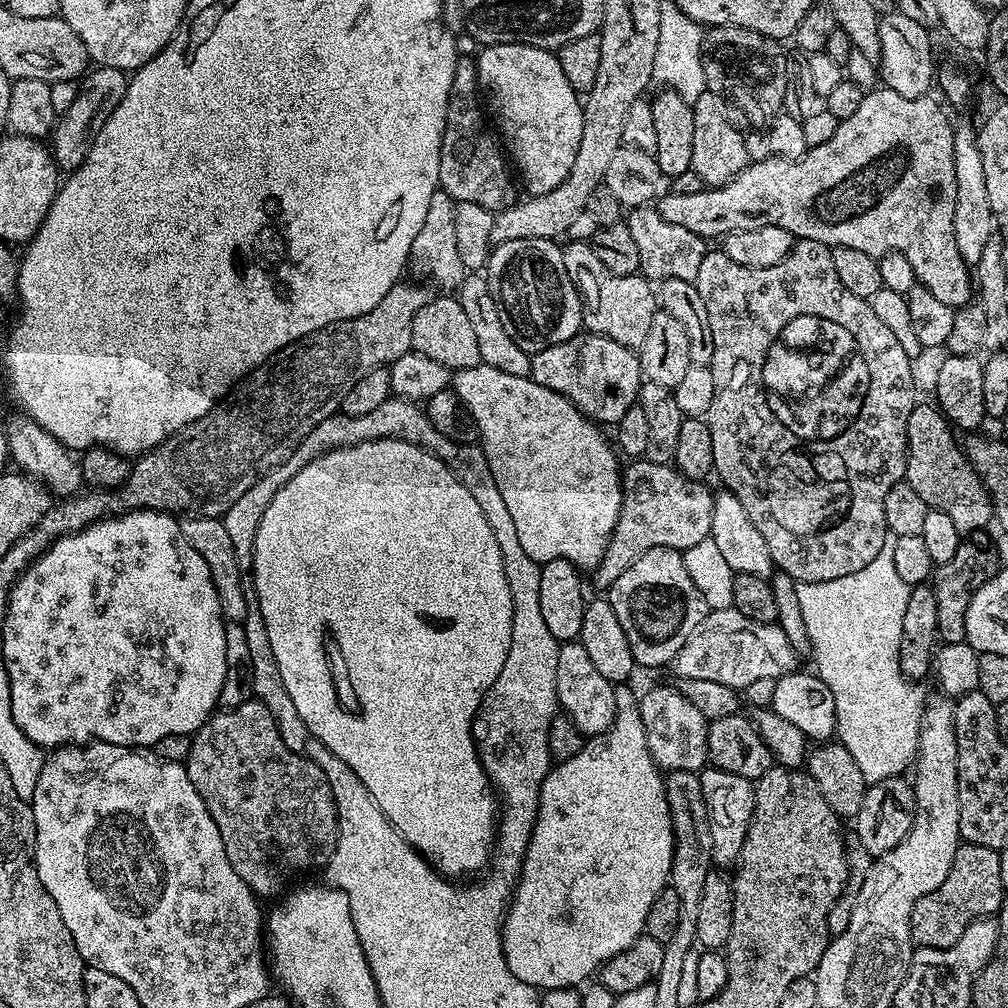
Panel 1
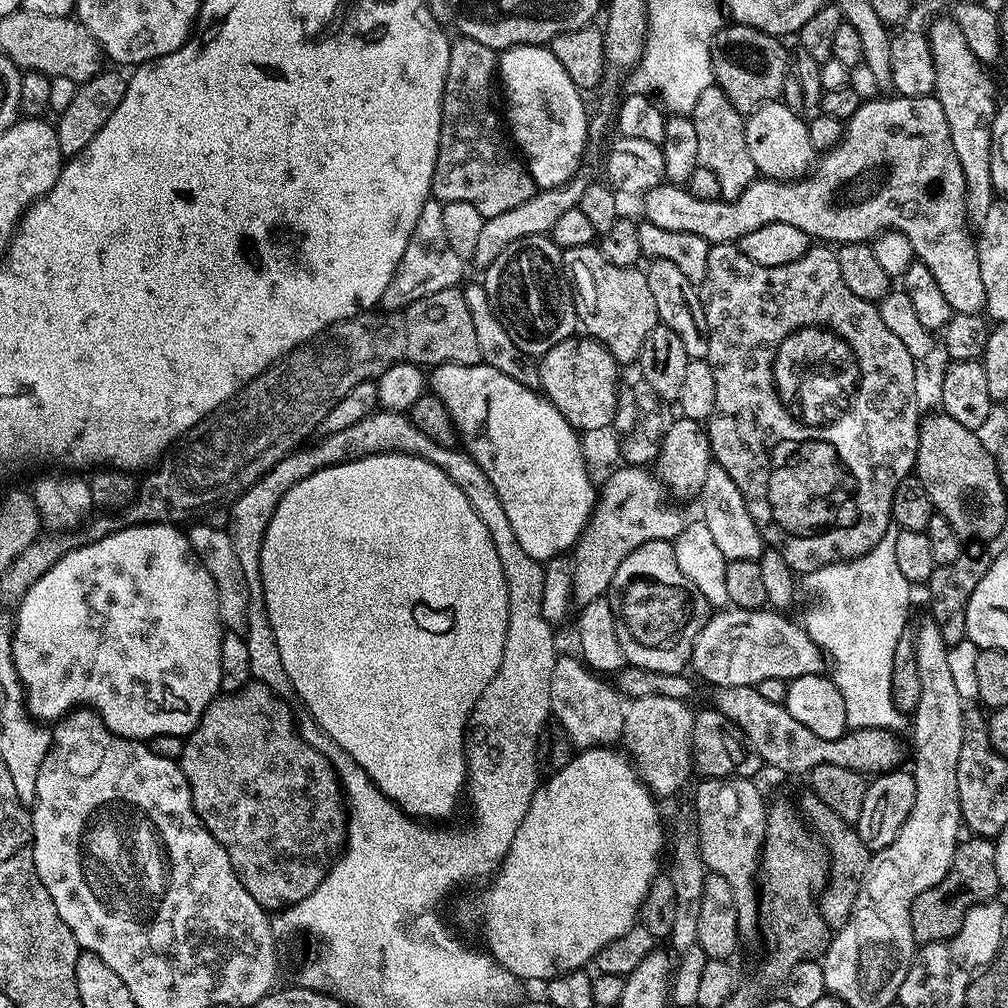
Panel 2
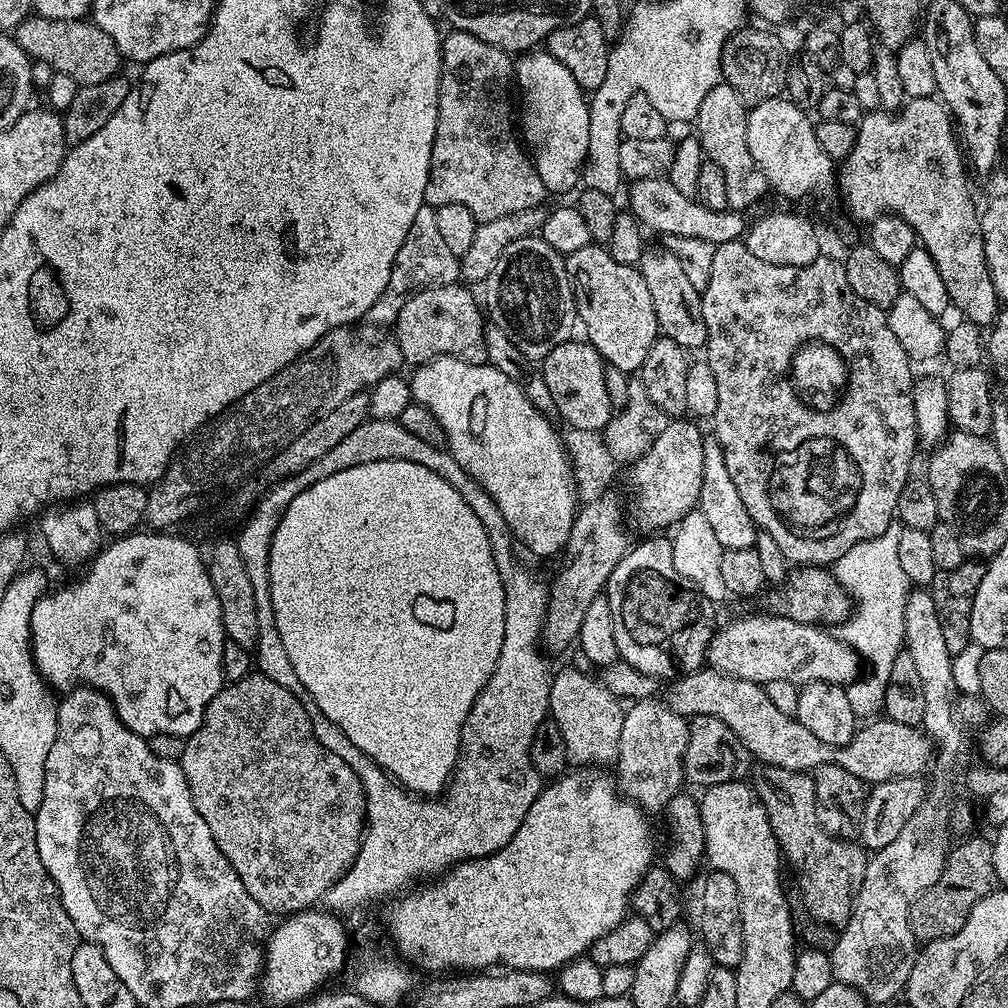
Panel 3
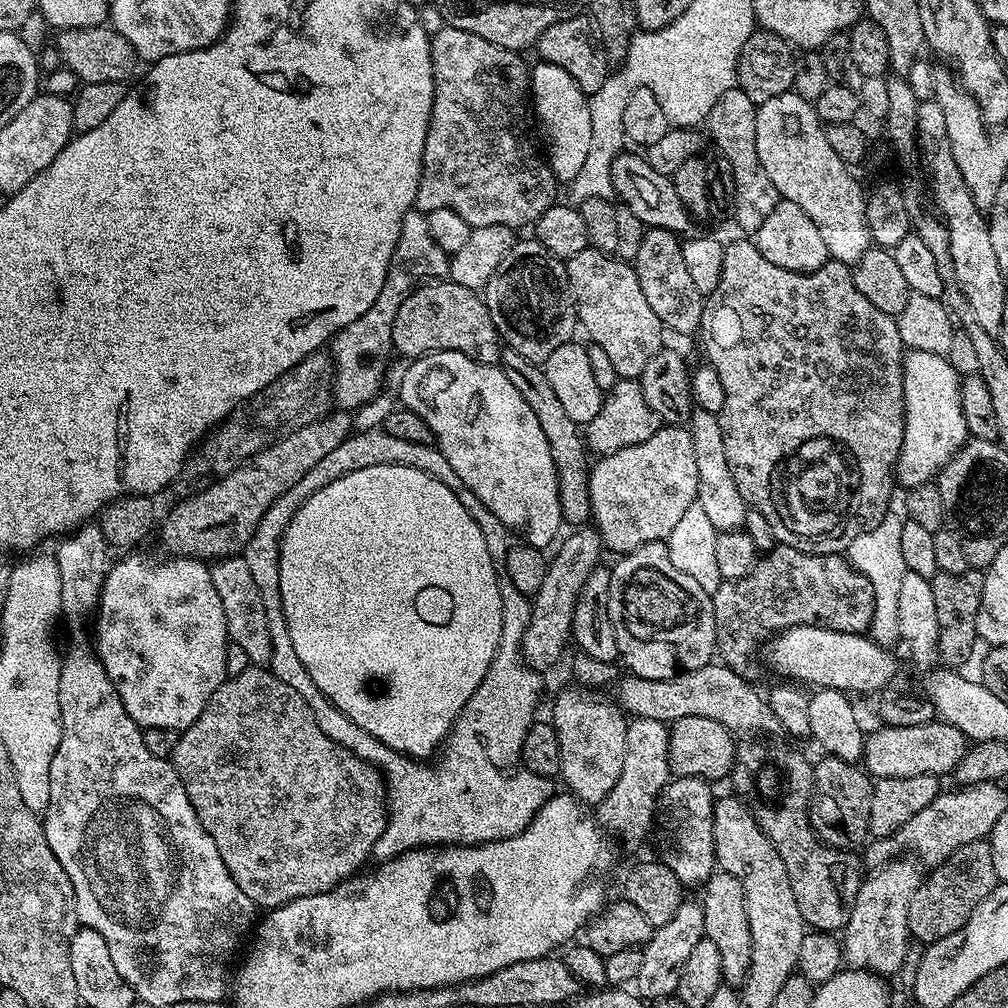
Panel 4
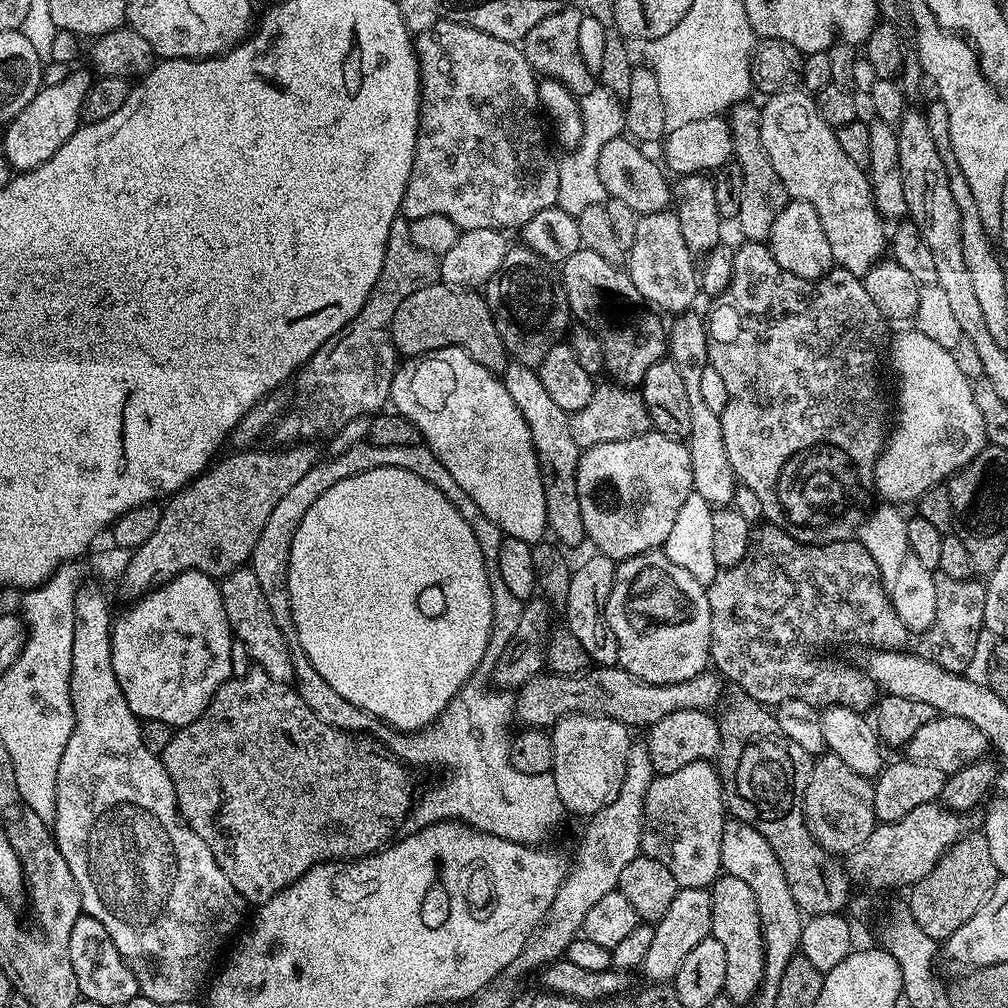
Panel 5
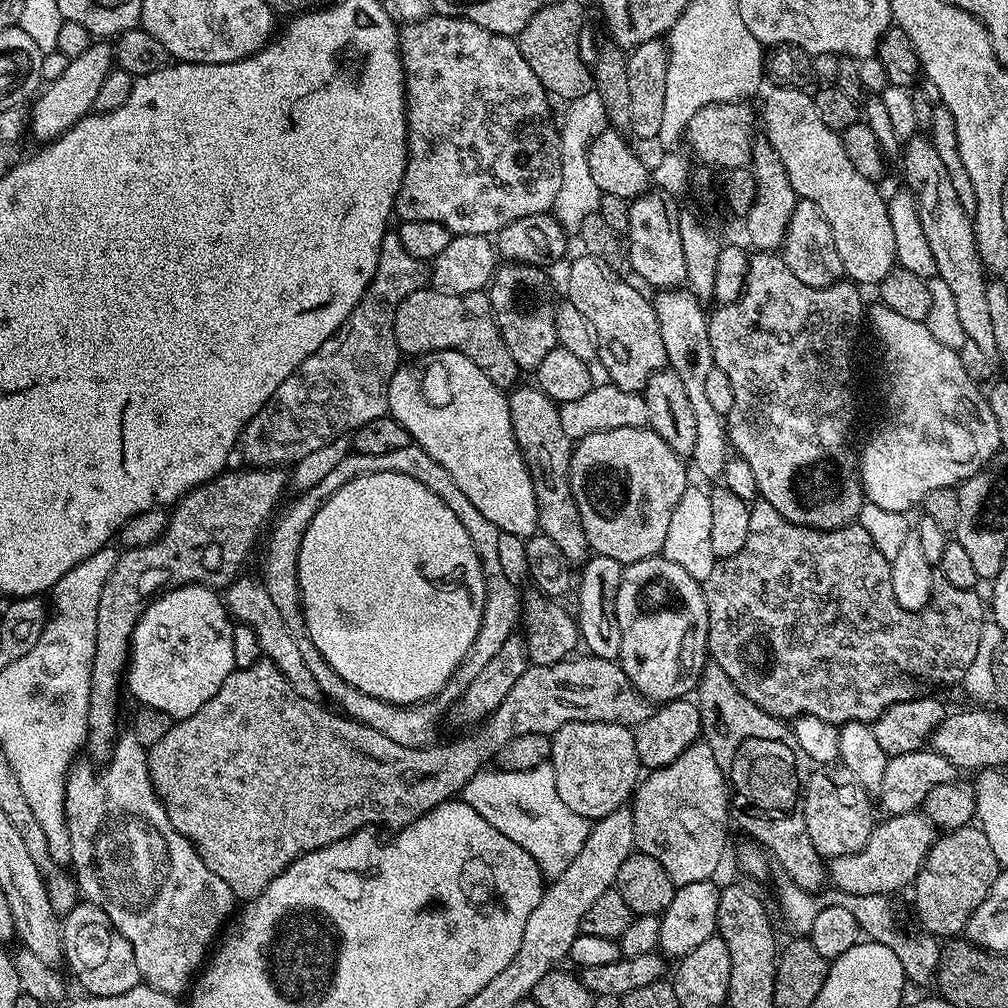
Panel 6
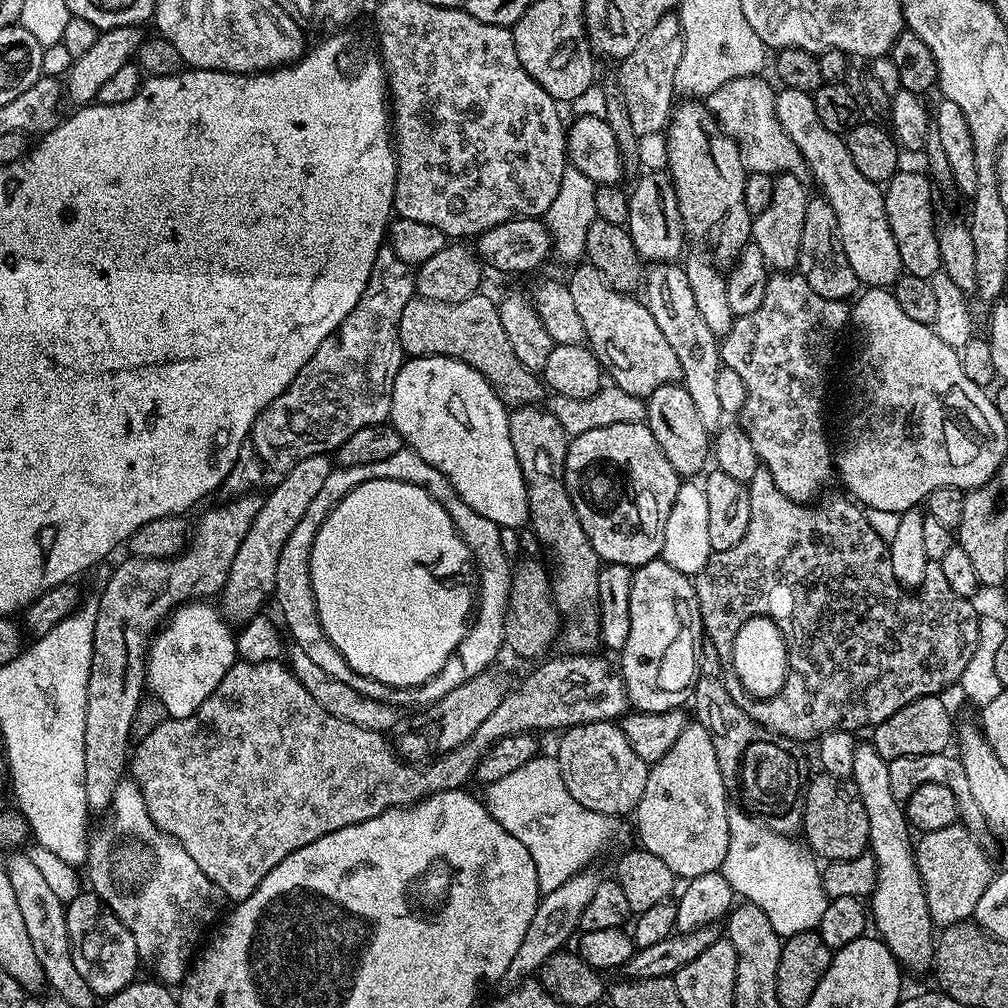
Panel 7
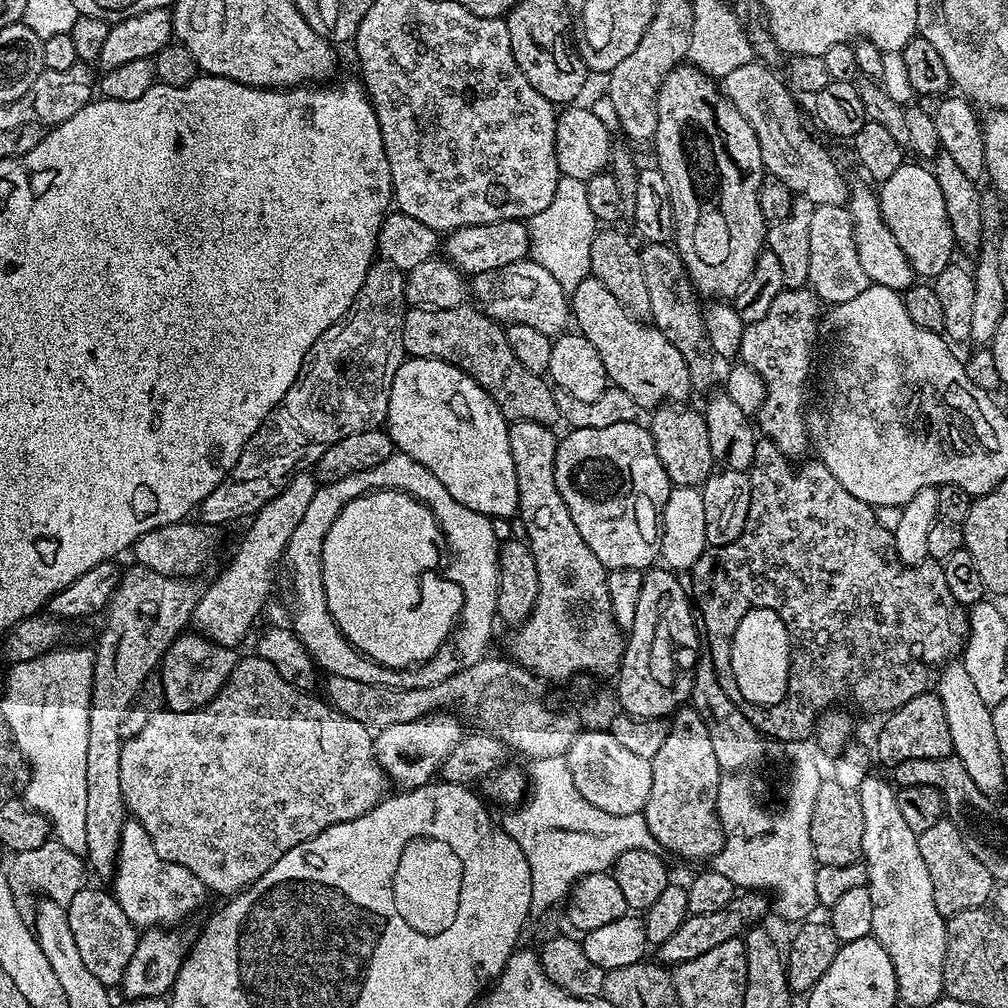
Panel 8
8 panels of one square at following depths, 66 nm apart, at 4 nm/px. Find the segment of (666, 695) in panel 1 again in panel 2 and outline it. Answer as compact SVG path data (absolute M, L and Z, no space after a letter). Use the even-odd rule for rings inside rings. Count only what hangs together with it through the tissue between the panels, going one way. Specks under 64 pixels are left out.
M661 696L627 701L624 710L622 744L628 755L634 758L636 770L640 773L641 780L652 791L652 795L657 798L675 797L679 793L676 791L687 782L688 775L693 775L692 731L694 730L694 722L692 717L694 712L693 709L690 710L688 707L689 705L683 700L662 698Z

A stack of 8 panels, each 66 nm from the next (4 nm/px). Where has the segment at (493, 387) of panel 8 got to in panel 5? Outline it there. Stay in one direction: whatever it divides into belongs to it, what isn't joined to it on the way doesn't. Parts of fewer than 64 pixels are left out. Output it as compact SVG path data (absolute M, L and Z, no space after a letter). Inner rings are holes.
M437 282L422 290L414 290L394 310L392 341L401 357L422 356L439 348L461 348L482 366L500 374L508 367L510 357L504 349L498 326L488 309L488 302L479 291L451 288Z

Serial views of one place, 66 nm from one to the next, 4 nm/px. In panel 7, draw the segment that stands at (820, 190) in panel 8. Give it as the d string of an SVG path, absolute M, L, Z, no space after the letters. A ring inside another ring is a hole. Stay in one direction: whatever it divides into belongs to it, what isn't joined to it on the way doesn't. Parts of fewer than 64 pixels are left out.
M743 76L742 78L732 79L726 82L725 86L719 87L708 97L705 97L704 105L713 115L715 121L723 128L723 133L732 137L740 145L740 150L744 158L745 169L755 175L775 175L789 174L801 175L806 168L804 155L798 150L792 139L782 130L781 124L776 116L776 90L765 80L765 77Z

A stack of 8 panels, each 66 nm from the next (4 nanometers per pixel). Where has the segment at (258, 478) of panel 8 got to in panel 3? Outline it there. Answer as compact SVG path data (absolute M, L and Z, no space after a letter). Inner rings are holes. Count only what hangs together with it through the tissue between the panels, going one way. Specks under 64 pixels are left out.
M425 206L414 214L414 222L410 222L410 230L398 250L398 258L394 258L394 266L390 270L390 282L386 282L386 290L378 294L378 302L370 306L366 317L369 325L392 326L395 325L402 306L415 292L423 288L436 288L439 284L455 284L461 279L460 258L446 246L442 233L438 231L436 209Z

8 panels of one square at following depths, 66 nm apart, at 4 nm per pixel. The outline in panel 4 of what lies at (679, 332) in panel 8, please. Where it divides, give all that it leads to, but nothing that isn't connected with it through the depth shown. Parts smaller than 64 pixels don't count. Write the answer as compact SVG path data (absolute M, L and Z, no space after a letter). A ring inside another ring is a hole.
M693 407L690 431L694 438L694 459L698 465L697 501L702 506L703 512L709 516L710 523L716 527L717 532L735 533L743 529L749 507L745 504L742 494L738 494L734 474L730 474L730 462L726 462L726 442L722 442L719 415Z

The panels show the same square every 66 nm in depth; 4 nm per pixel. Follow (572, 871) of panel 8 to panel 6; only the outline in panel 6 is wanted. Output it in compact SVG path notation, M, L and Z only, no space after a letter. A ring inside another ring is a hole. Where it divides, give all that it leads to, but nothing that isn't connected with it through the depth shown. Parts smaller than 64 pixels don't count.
M551 763L538 766L529 772L506 772L495 770L488 772L481 770L470 778L470 782L464 787L462 799L498 834L506 834L510 842L518 842L538 862L540 871L545 877L555 878L578 858L578 850L586 842L590 831L590 821L582 814L574 814L562 798L558 798L556 779Z

